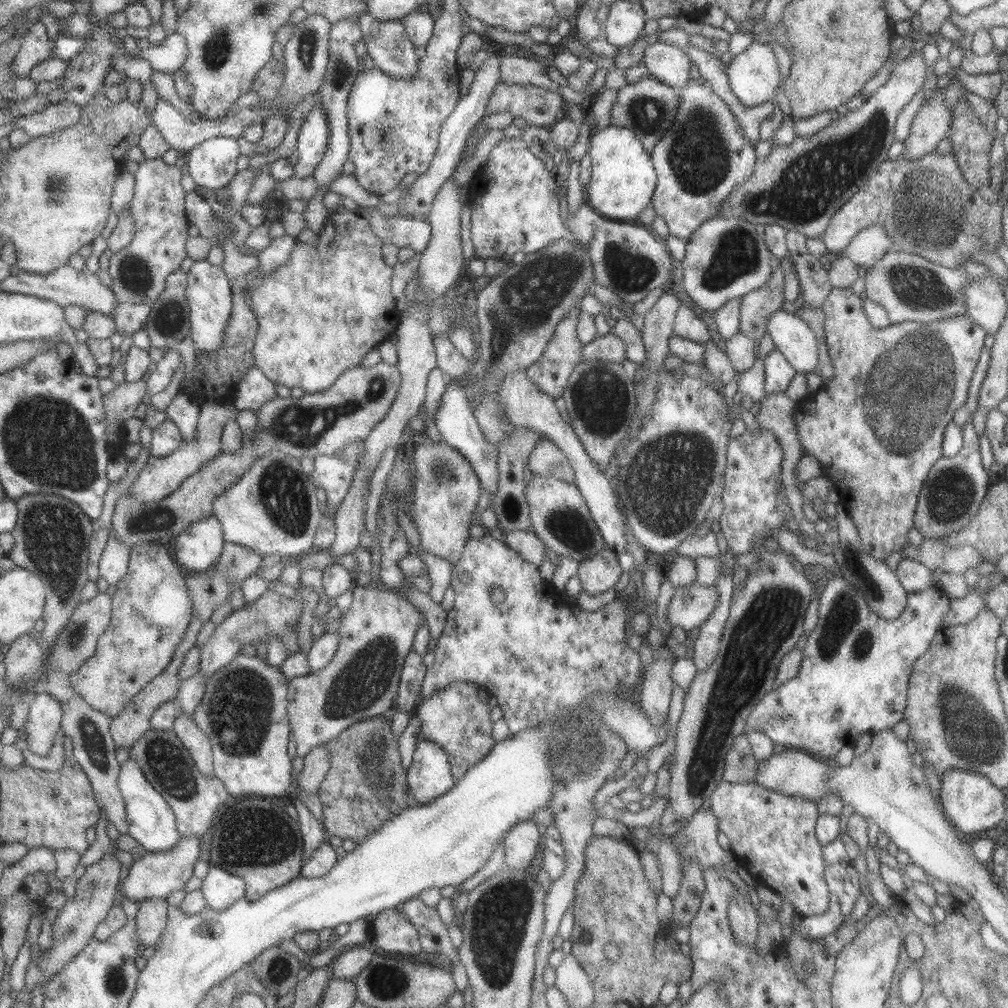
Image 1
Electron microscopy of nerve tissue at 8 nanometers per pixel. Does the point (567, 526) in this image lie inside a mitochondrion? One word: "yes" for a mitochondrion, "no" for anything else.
yes

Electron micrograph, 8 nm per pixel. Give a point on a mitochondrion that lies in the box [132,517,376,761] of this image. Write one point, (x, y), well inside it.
(239, 717)

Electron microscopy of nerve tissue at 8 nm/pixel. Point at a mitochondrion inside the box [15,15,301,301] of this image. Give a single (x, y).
(136, 273)

